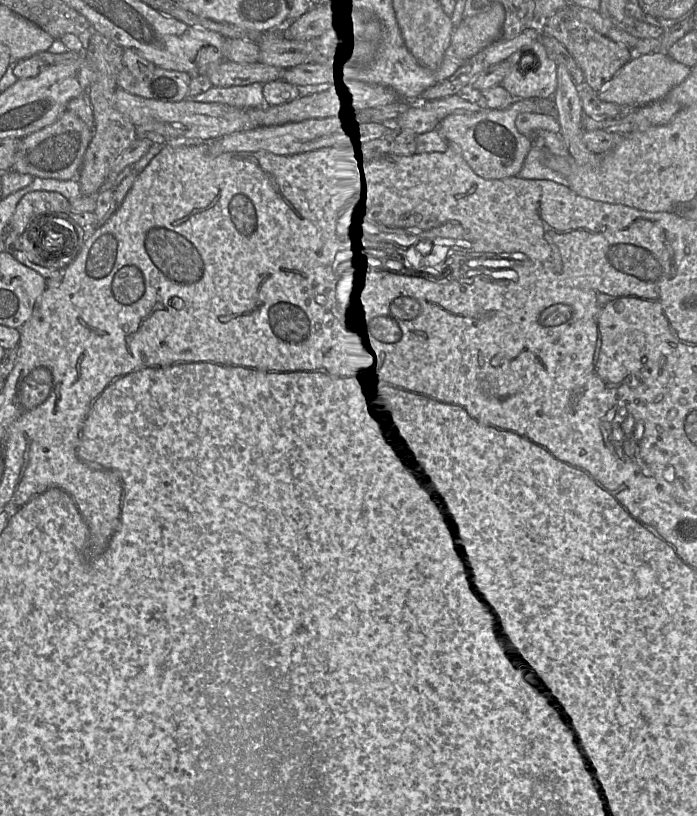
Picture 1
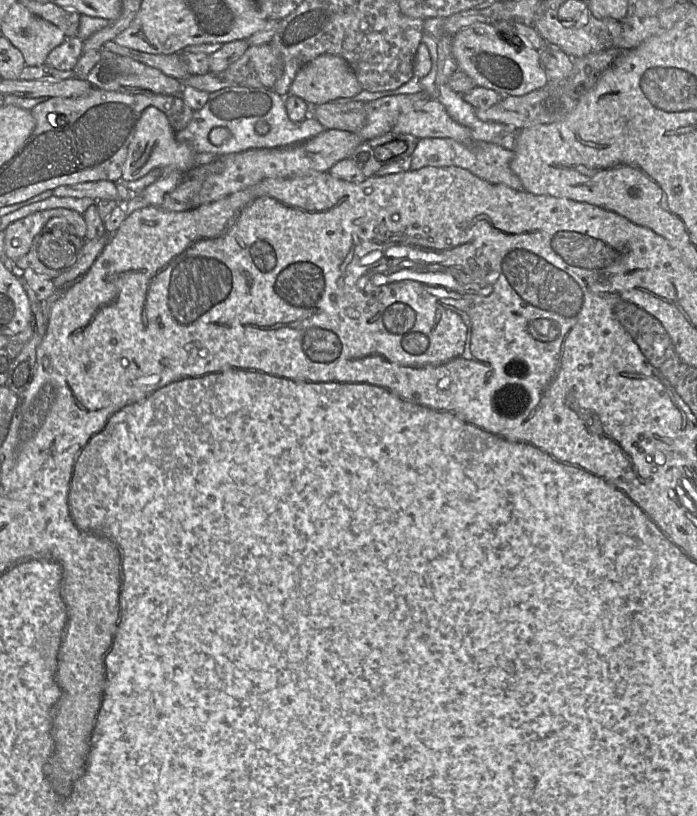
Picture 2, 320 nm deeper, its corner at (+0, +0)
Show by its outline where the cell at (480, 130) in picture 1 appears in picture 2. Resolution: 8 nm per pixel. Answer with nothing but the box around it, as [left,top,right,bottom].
[391,99,472,143]

